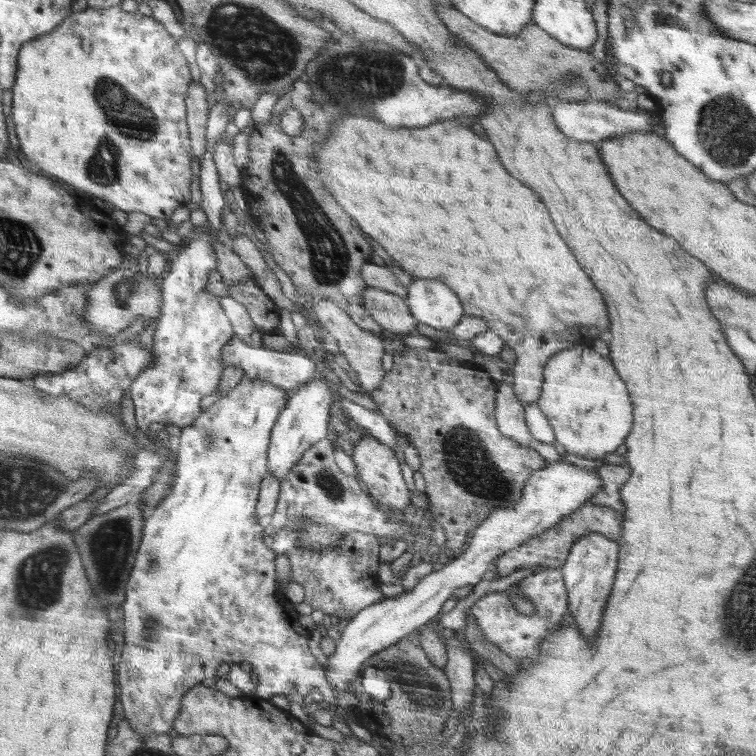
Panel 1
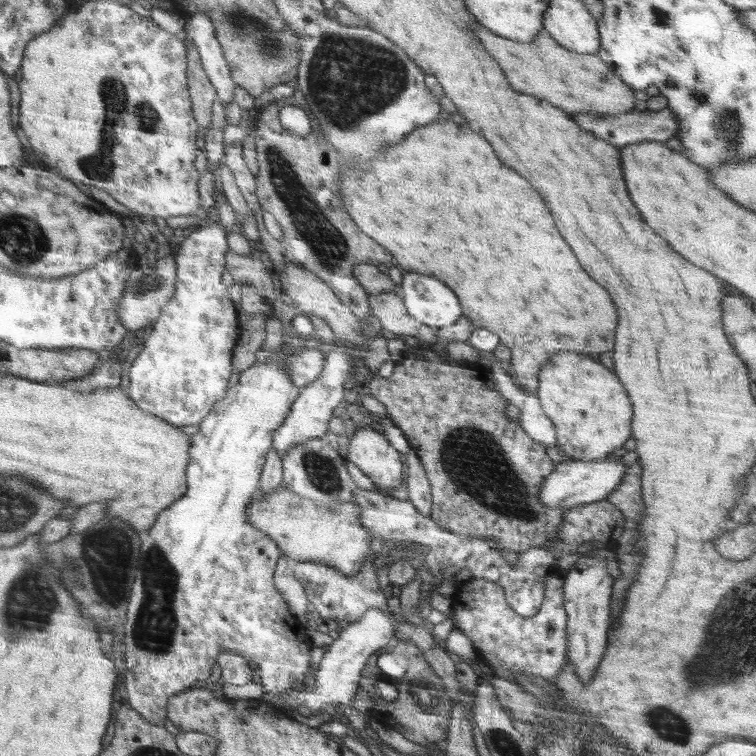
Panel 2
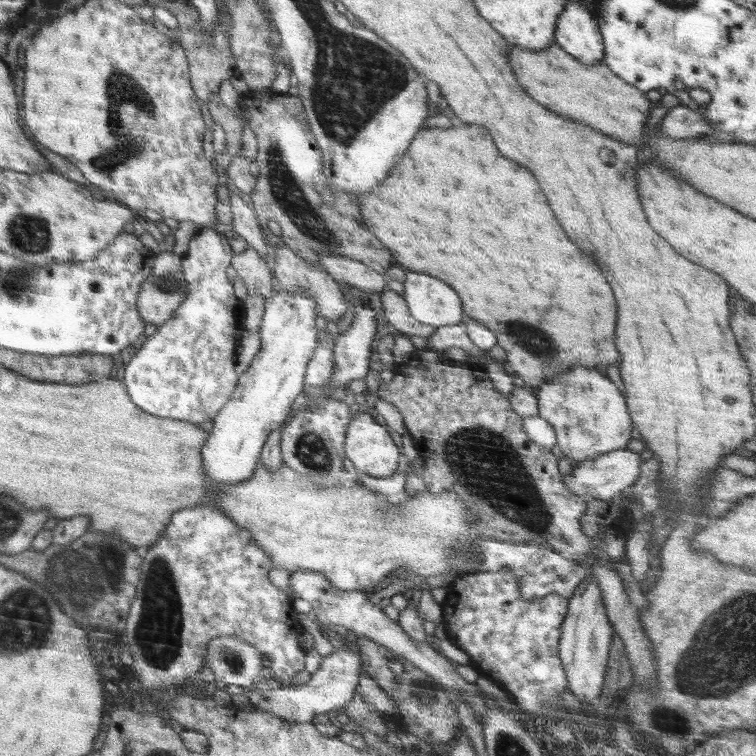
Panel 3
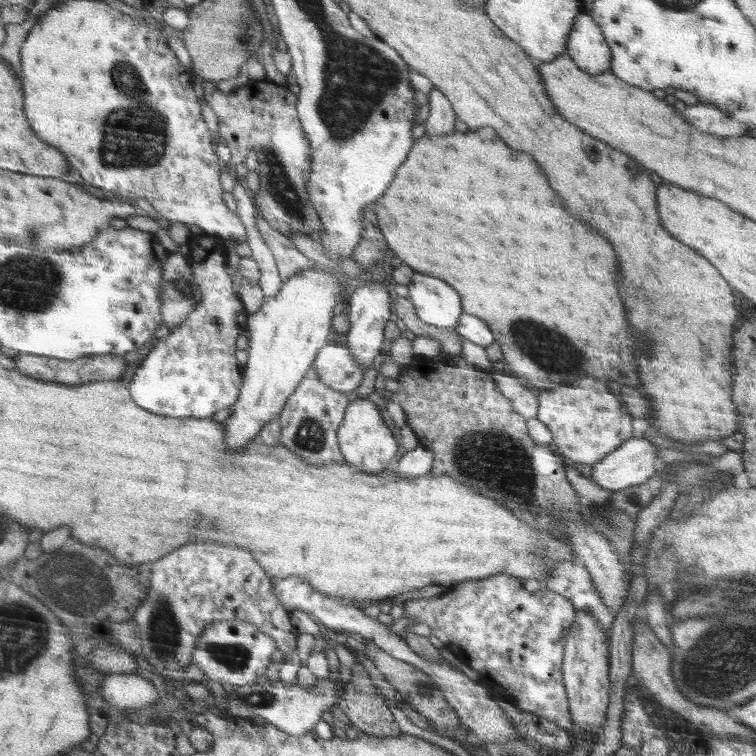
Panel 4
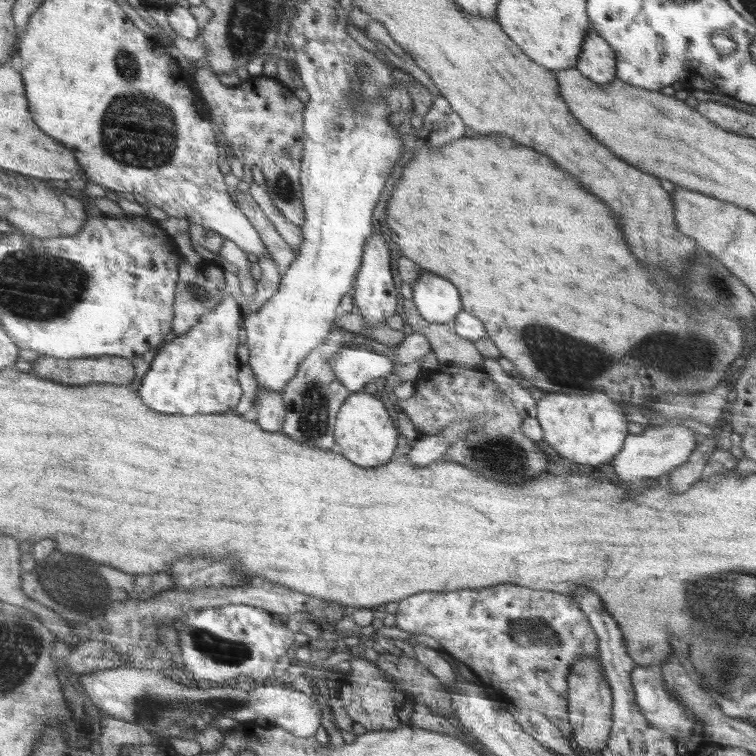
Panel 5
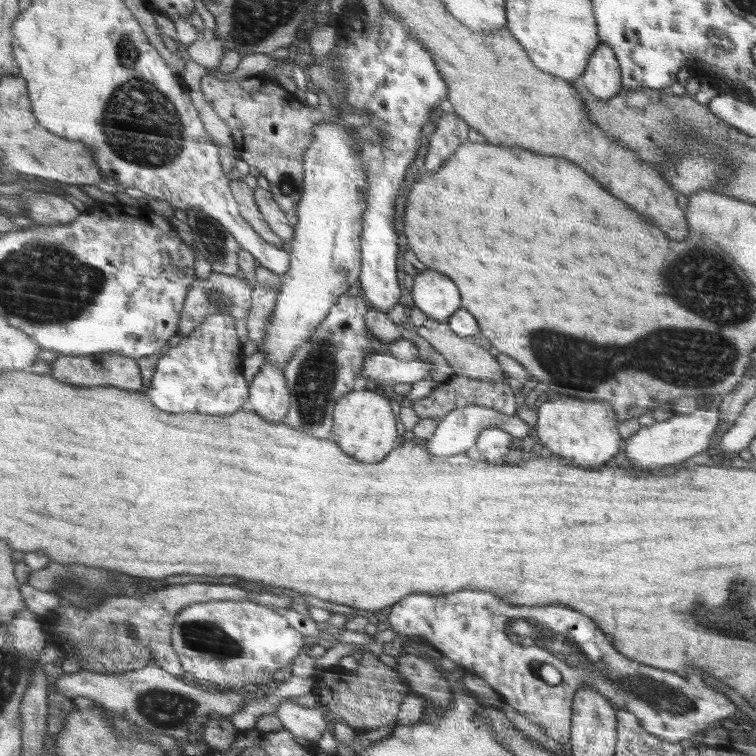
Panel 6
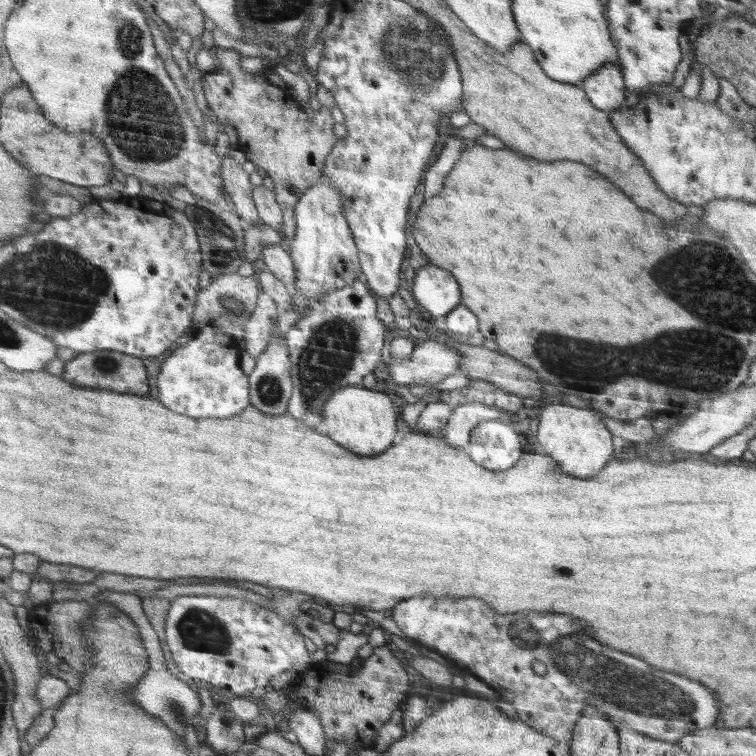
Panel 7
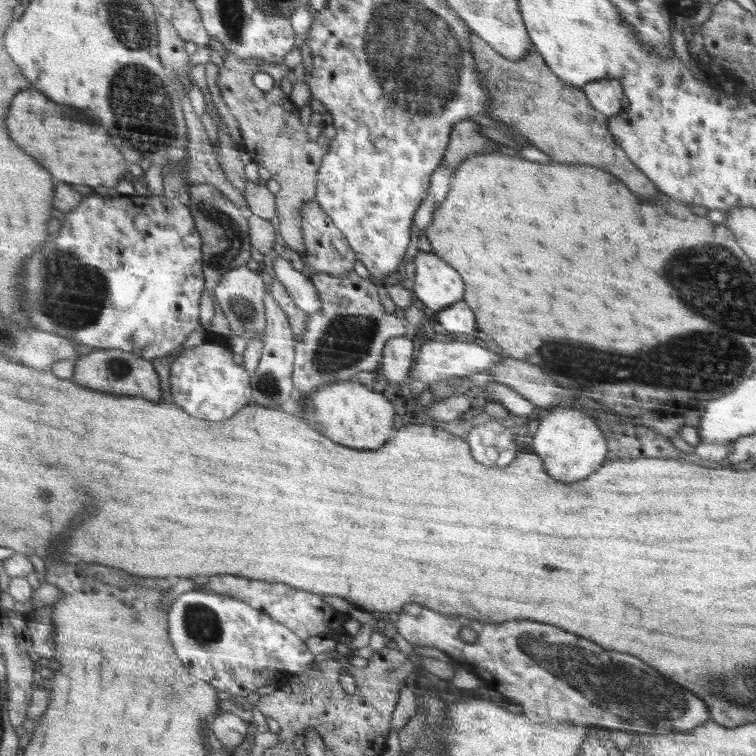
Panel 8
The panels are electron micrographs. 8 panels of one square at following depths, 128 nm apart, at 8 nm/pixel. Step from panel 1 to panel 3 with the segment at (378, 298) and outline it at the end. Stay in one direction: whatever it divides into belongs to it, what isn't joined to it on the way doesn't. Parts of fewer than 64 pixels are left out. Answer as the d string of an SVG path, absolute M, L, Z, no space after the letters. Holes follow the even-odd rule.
M386 288L380 293L380 302L383 306L383 315L403 336L429 337L436 332L437 327L418 321L406 306L405 297Z

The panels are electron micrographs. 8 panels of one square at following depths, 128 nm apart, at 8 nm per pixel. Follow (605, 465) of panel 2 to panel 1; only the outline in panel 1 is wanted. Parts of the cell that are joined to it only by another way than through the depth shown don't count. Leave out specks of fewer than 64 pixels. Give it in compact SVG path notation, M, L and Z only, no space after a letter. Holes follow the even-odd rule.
M563 460L550 463L541 471L534 472L525 484L521 502L512 508L498 508L472 533L466 550L455 554L444 568L428 574L412 590L392 598L386 597L386 600L378 600L349 619L340 639L336 640L334 653L328 657L326 676L329 677L333 692L350 690L350 680L361 675L366 662L378 651L385 651L386 648L396 645L406 635L414 633L418 627L437 621L444 602L453 598L452 594L456 588L480 582L485 578L486 571L493 569L500 556L557 526L562 518L577 511L584 503L590 502L593 495L602 490L602 479L596 470L582 470Z

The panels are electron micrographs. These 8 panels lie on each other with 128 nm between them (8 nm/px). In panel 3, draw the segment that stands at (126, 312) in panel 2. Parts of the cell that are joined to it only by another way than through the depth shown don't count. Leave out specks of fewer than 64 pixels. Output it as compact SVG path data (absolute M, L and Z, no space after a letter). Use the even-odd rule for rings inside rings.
M162 251L153 257L152 274L137 299L142 320L160 325L173 318L189 294L189 281L182 272L181 256Z

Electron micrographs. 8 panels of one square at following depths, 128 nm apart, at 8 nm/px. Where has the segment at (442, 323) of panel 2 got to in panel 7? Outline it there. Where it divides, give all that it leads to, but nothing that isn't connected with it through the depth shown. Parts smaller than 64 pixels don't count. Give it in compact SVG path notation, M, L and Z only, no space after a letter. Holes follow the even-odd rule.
M430 262L415 272L412 294L432 316L445 317L460 305L460 286L456 278Z

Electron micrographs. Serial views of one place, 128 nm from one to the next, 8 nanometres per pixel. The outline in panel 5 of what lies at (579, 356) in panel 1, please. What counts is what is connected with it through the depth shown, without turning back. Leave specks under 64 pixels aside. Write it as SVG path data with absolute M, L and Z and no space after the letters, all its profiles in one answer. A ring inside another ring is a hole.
M604 392L550 394L538 402L536 419L543 430L543 441L560 457L578 465L598 467L602 462L611 462L621 453L628 434L628 420L622 408Z

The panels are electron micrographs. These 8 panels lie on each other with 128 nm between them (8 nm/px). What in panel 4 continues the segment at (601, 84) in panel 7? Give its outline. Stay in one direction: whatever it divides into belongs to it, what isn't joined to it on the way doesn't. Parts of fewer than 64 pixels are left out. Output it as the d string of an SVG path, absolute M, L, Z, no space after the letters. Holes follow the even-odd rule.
M585 11L579 16L578 28L570 36L570 56L578 68L592 74L601 75L612 66L612 49L605 39L602 28Z

